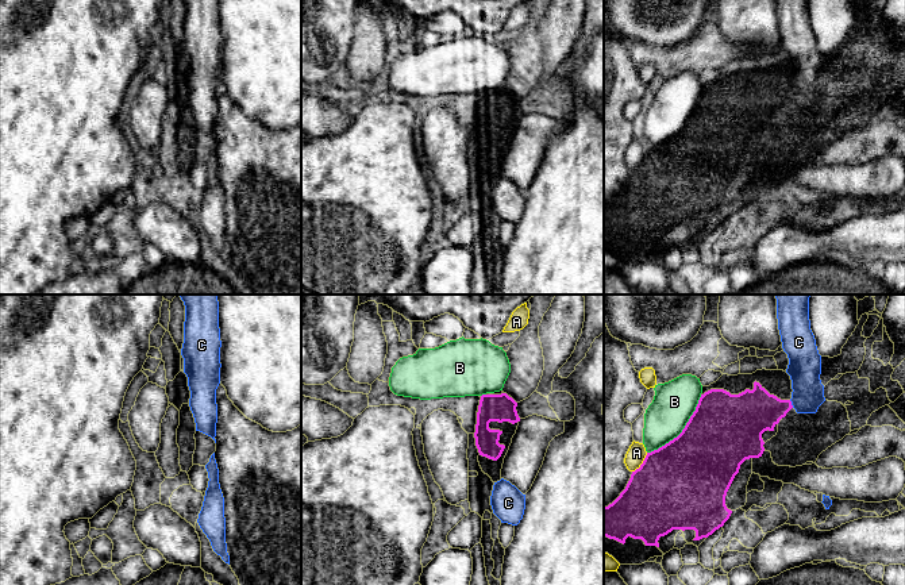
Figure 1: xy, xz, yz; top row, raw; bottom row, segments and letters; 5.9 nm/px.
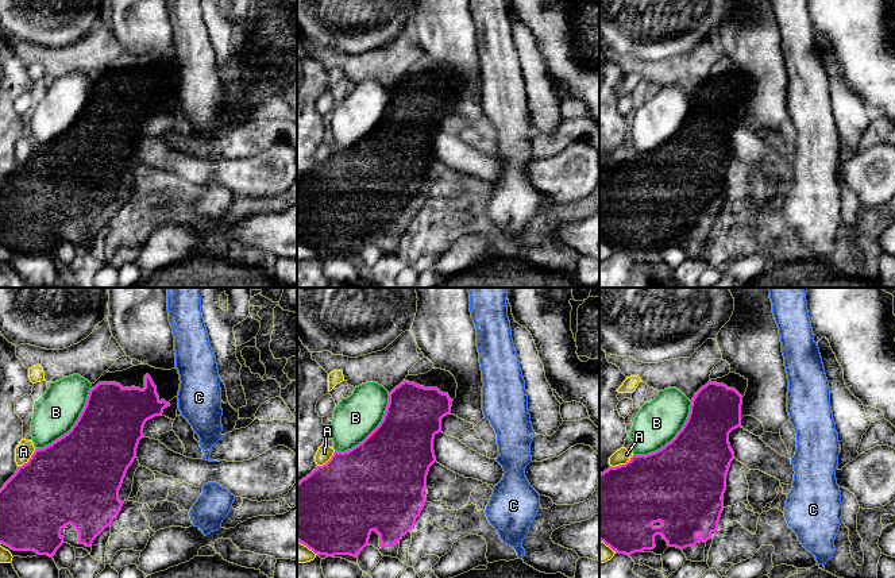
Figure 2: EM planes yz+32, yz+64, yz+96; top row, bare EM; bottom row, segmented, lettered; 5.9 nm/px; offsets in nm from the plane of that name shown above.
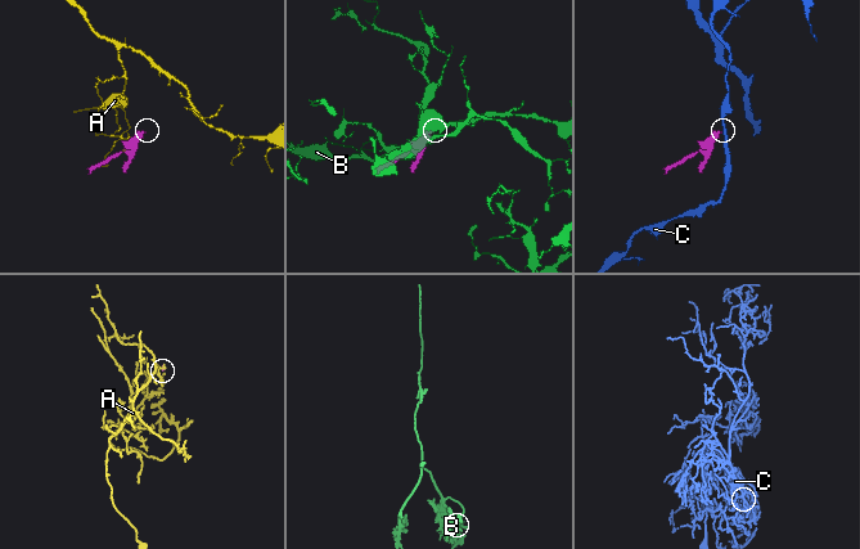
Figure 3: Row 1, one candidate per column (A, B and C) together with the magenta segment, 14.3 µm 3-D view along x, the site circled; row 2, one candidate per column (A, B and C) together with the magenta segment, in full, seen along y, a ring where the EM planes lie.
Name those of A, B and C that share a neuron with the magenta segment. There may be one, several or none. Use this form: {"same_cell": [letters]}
{"same_cell": []}

